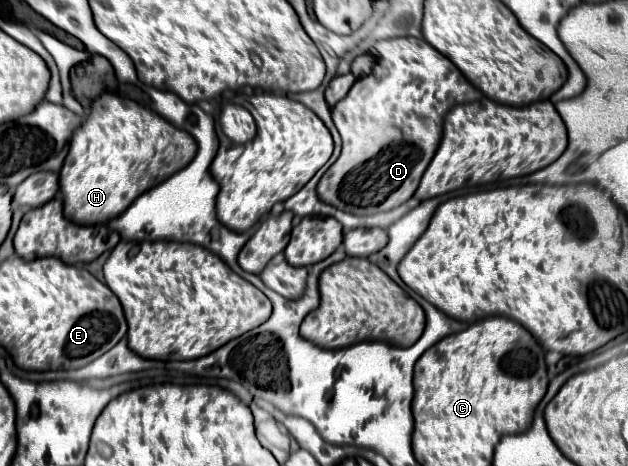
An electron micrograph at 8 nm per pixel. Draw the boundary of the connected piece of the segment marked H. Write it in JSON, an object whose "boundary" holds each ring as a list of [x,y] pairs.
{"boundary":[[[102,94],[92,102],[90,116],[78,126],[72,136],[68,156],[60,170],[60,192],[64,194],[64,216],[74,224],[100,224],[120,216],[142,192],[154,184],[162,184],[168,176],[186,166],[196,154],[196,140],[158,116],[138,102],[130,100],[130,106],[116,94]]]}

